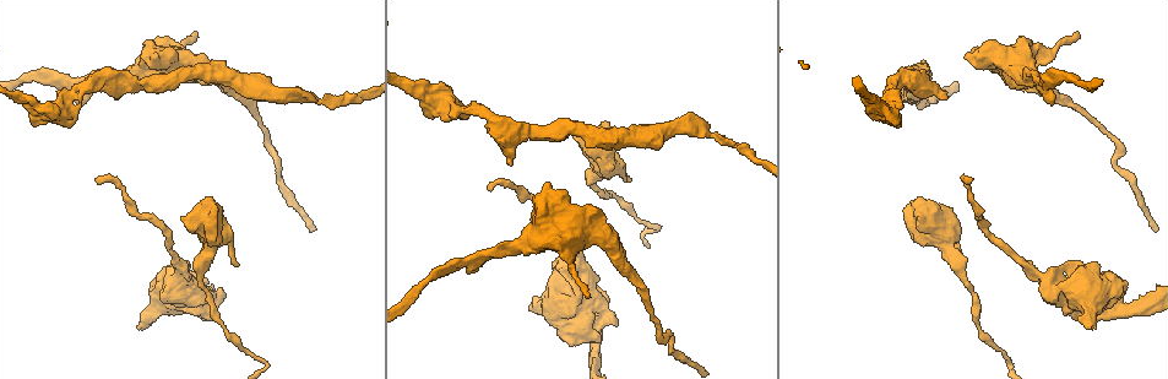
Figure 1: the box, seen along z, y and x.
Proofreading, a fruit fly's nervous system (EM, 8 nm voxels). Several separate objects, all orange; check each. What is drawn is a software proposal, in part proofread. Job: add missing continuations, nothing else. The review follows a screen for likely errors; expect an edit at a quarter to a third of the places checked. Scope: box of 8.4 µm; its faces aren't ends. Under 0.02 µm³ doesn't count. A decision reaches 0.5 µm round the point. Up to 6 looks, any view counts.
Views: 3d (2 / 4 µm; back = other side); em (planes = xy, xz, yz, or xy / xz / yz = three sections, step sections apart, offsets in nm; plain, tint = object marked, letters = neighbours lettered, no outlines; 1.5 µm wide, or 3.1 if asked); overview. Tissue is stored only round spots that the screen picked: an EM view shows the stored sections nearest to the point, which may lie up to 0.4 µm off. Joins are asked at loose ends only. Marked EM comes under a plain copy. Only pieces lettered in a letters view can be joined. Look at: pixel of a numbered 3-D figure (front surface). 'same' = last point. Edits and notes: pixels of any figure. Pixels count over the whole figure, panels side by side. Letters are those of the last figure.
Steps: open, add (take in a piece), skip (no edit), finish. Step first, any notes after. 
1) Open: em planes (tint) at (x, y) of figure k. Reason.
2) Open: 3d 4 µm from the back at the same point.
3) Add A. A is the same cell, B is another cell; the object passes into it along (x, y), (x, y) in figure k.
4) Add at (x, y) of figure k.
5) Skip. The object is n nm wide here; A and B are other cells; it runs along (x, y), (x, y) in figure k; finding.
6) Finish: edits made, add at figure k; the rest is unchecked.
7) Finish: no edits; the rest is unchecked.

Open: 3d 4 µm at (628, 180) of figure 1. Free end.

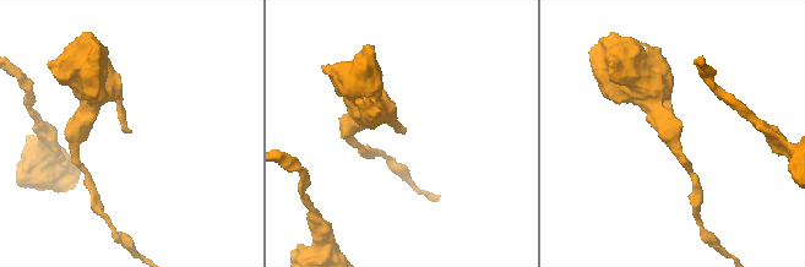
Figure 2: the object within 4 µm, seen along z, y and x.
Open: em planes (letters) at (131, 130) of figure 2. Shape alone is not enough.

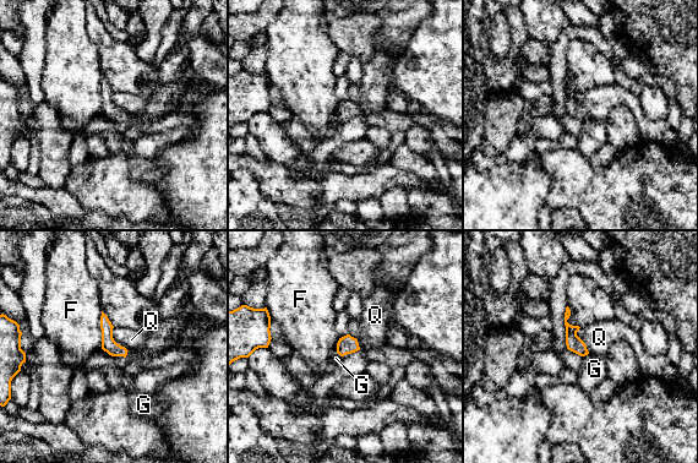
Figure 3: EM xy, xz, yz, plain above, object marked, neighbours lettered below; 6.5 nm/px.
Skip. F, G and Q are other cells; a border runs along (358, 339), (359, 348), (342, 357) in figure 3; no lettered piece goes on from it.

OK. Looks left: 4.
Open: em xz step 8 (tint) at (197, 37) of figure 1. Branch stops here.

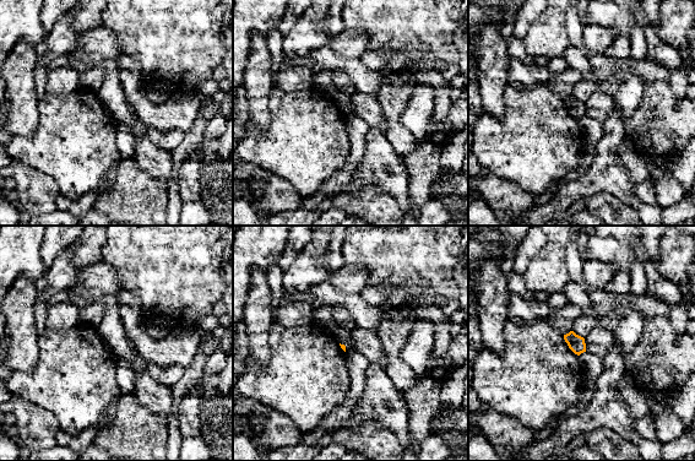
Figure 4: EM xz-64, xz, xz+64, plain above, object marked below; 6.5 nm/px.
Open: em planes (letters) at the same point. Another direction.

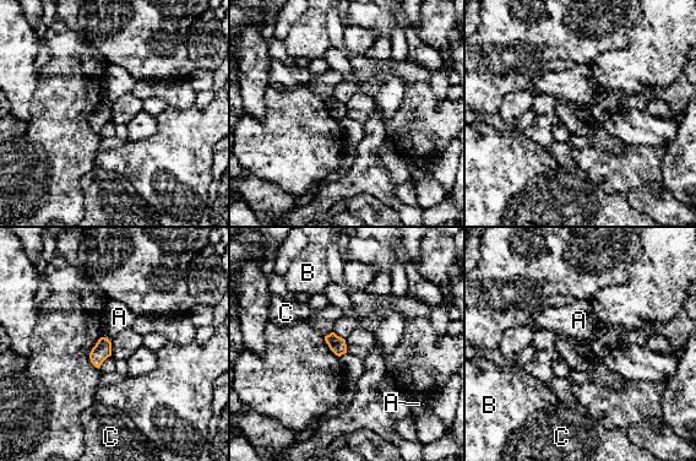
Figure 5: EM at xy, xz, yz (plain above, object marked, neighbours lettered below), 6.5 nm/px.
Skip. A, B and C are other cells; a border runs along (103, 336), (109, 341) in figure 5; no lettered piece goes on from it.

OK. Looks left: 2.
Open: em planes (letters) at (529, 308) of figure 1. An open end.

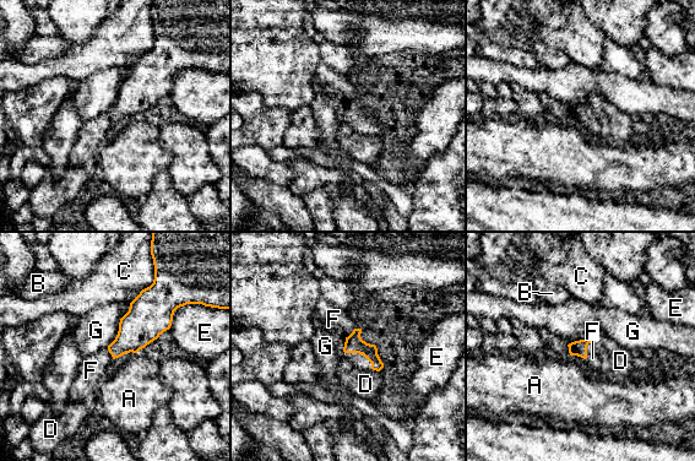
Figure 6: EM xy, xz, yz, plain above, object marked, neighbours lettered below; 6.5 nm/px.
Add F. F is the same cell, A, B, C, D, E and G are other cells; the object passes into it along (353, 343), (348, 352), (334, 319) in figure 6; the cell continues.

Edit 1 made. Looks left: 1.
Finish: edits made, add at figure 6; the rest is unchecked.

